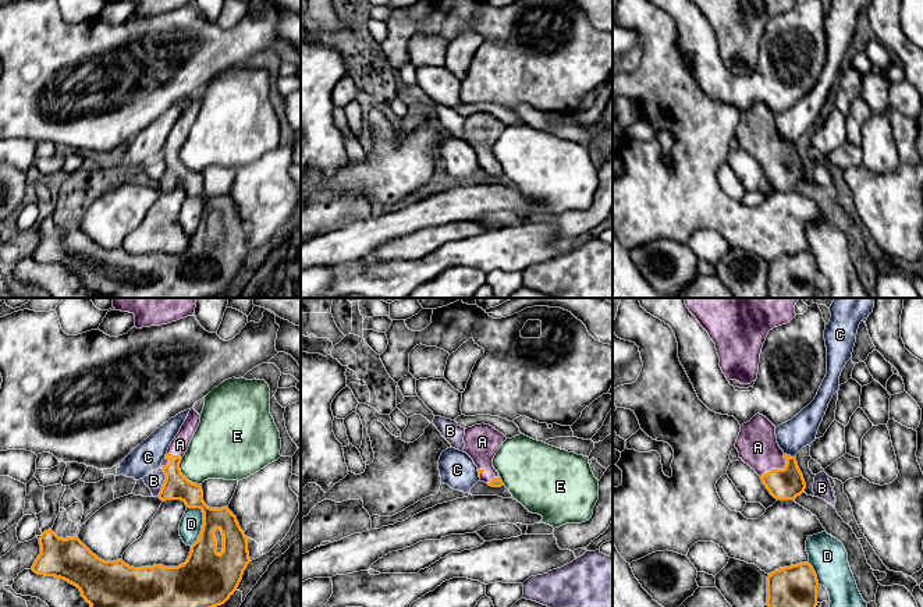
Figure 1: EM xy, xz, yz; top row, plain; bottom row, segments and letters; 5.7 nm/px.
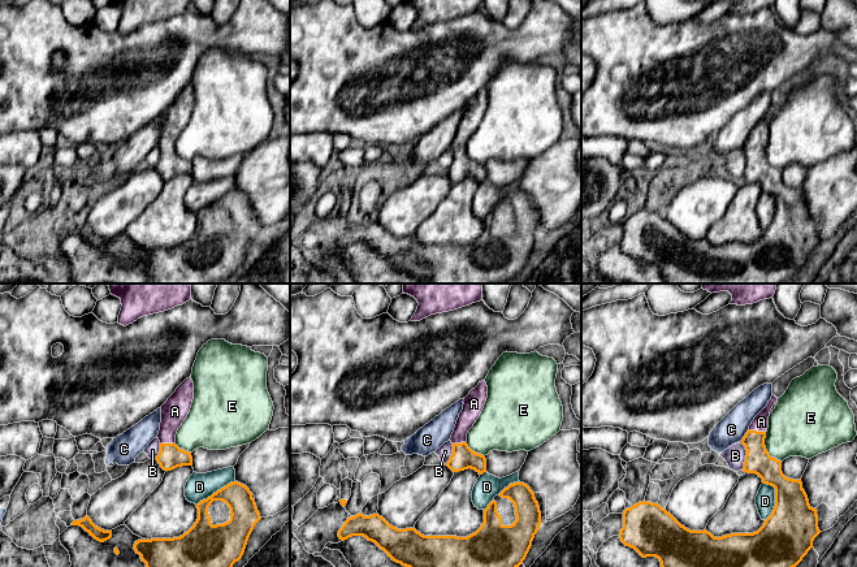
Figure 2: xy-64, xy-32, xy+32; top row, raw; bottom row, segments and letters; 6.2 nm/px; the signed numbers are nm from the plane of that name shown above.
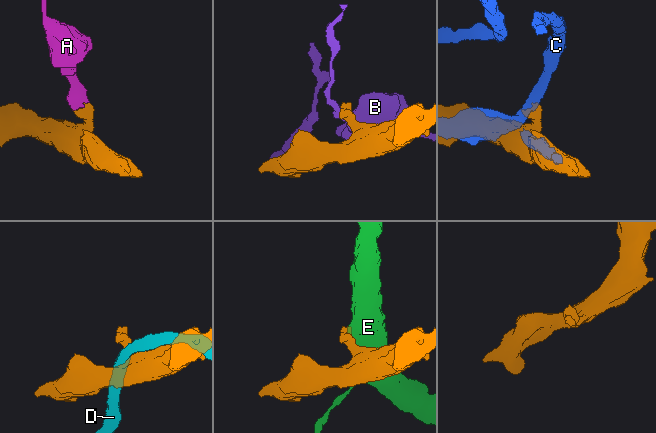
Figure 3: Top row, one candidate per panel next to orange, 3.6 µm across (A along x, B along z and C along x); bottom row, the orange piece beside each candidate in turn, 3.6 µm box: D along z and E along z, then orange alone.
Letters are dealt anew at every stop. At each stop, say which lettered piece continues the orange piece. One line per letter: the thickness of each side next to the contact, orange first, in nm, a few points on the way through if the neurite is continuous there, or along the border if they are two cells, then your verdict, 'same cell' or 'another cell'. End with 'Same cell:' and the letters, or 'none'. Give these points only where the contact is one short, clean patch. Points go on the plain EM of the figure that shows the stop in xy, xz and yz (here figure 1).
A: 180/240 nm | across yz (787, 171), (778, 158), (758, 135) | same cell
B: 150/100 nm | along xy (162, 156), (164, 170), (158, 184) | another cell
C: 180/180 nm | along yz (784, 141), (794, 145) | another cell
D: 240/130 nm | another cell
E: 150/320 nm | along xy (181, 146), (181, 160), (190, 169), (199, 173) | another cell
Same cell: A

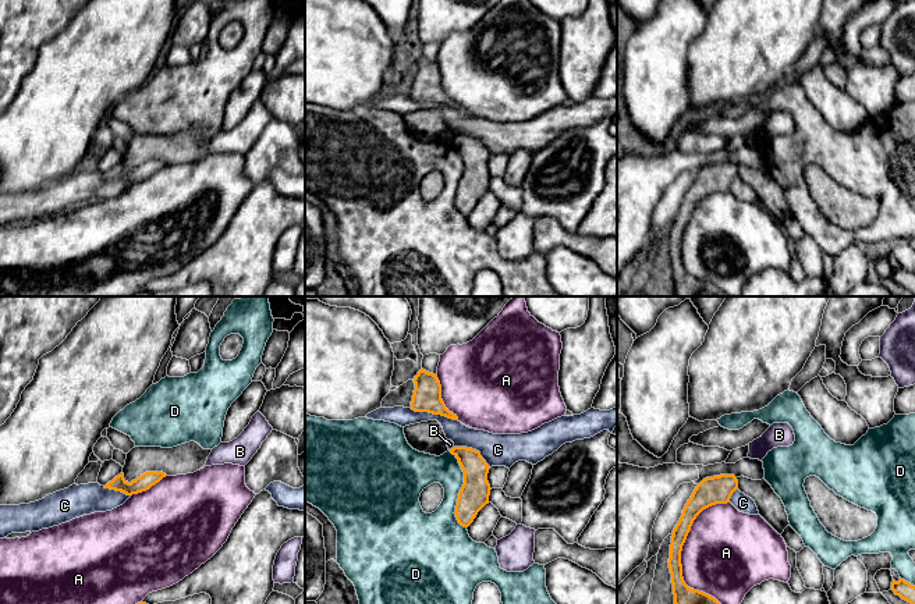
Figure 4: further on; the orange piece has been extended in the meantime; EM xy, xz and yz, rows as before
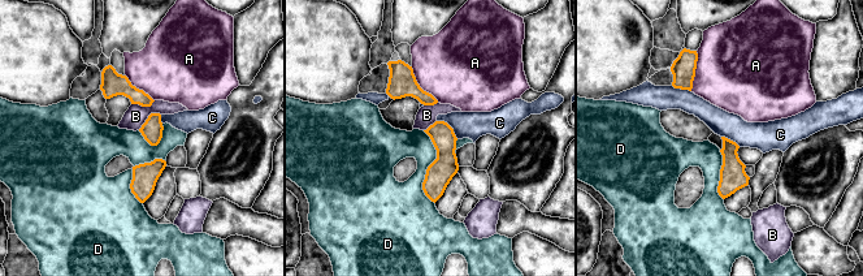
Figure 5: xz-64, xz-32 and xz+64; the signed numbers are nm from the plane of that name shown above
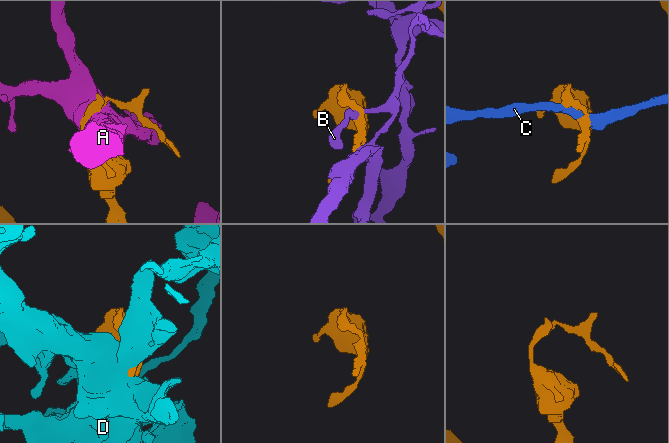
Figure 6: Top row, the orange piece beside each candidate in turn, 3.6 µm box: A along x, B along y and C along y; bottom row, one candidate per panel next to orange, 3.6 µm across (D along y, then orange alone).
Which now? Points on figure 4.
A: 140/480 nm | another cell
B: 150/50 nm | along xz (454, 135), (450, 138) | another cell
C: 160/120 nm | along xz (410, 96), (418, 100), (440, 102), (457, 109) | another cell
D: 170/200 nm | another cell
Same cell: none

